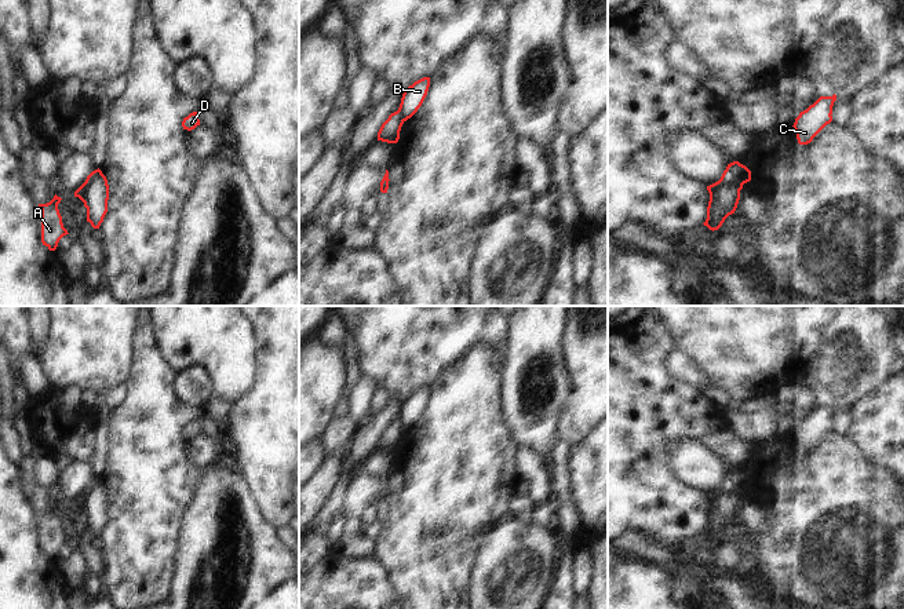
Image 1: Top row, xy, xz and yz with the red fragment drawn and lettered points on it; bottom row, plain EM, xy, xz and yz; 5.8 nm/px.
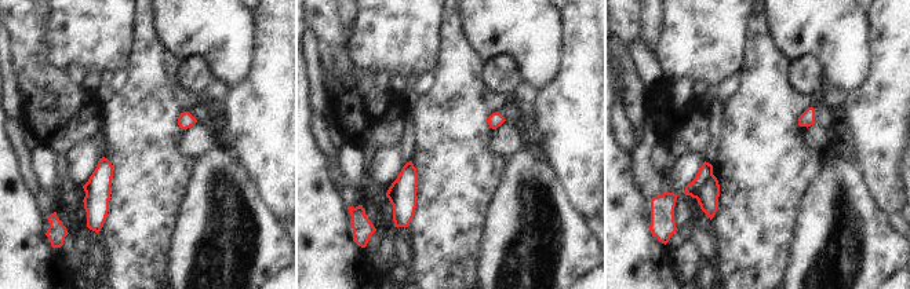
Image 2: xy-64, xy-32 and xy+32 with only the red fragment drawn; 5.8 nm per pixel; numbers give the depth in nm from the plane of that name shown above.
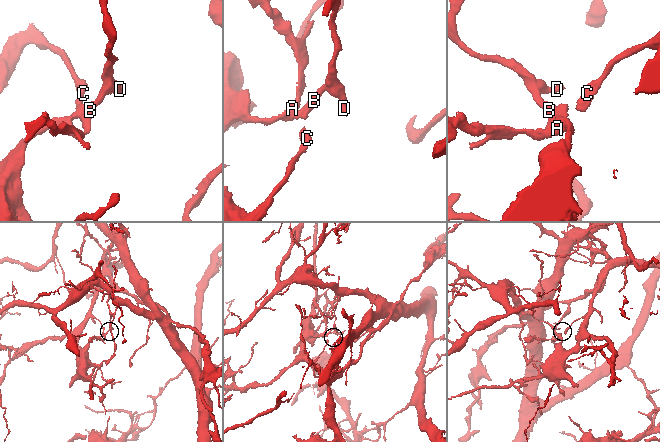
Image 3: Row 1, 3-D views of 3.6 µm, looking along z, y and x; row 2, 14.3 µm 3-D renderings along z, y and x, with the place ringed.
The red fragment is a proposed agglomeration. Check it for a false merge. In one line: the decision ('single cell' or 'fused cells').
fused cells

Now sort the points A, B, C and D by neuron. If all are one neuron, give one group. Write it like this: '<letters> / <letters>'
A C / B D

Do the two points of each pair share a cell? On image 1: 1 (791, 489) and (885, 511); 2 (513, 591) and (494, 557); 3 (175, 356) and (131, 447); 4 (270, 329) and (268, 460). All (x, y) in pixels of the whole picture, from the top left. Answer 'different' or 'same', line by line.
1: same
2: same
3: different
4: same

